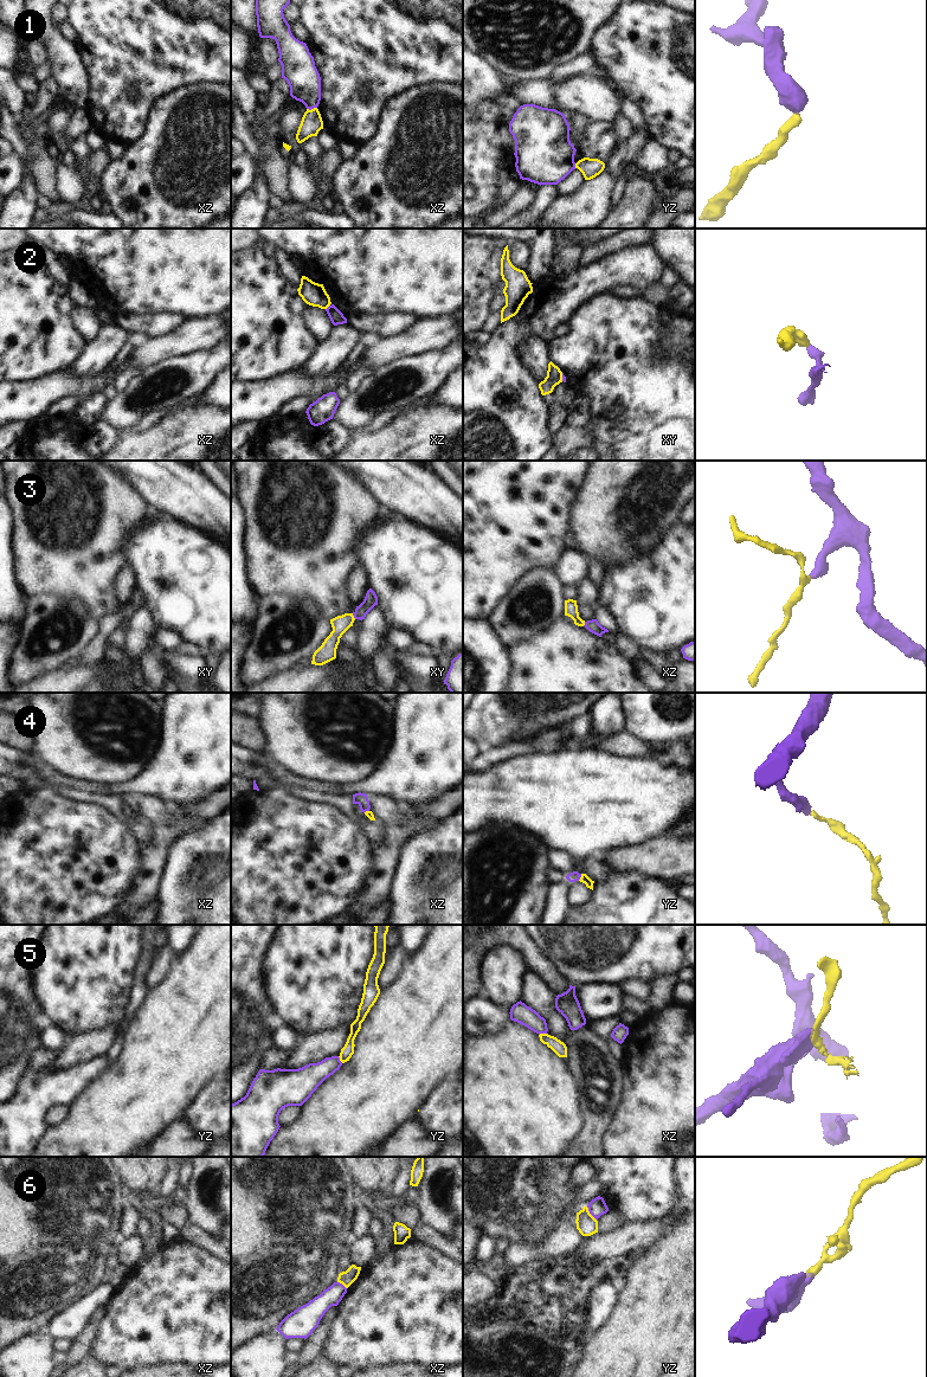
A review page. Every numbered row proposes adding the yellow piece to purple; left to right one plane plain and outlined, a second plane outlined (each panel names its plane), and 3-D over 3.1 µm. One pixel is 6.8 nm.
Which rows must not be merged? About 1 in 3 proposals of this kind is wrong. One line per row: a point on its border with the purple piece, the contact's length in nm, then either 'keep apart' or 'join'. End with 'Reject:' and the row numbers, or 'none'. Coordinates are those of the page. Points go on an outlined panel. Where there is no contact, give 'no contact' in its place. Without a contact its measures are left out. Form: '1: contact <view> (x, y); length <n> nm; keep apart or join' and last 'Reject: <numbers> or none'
1: contact xz (311, 108); length 70 nm; keep apart
2: contact xz (328, 307); length 50 nm; keep apart
3: contact xy (353, 615); length 50 nm; join
4: contact yz (580, 876); length 50 nm; join
5: contact xz (542, 1033); length 60 nm; keep apart
6: contact yz (590, 1213); length 120 nm; keep apart
Reject: 1, 2, 5, 6

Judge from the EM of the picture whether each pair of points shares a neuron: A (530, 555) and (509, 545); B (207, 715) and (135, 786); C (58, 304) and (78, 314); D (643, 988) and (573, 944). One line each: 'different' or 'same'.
A: same
B: same
C: different
D: different

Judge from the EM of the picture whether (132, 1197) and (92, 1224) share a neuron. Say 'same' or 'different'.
different

